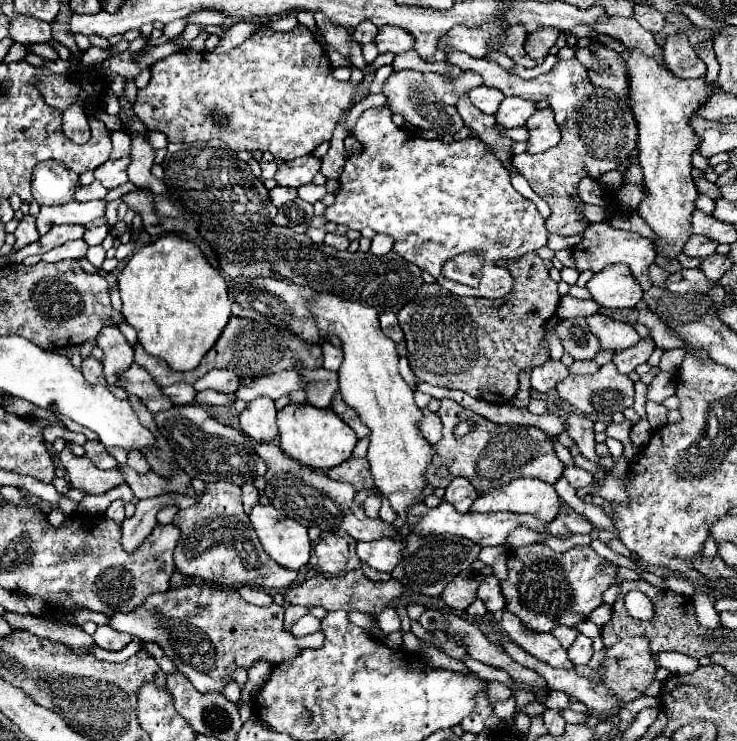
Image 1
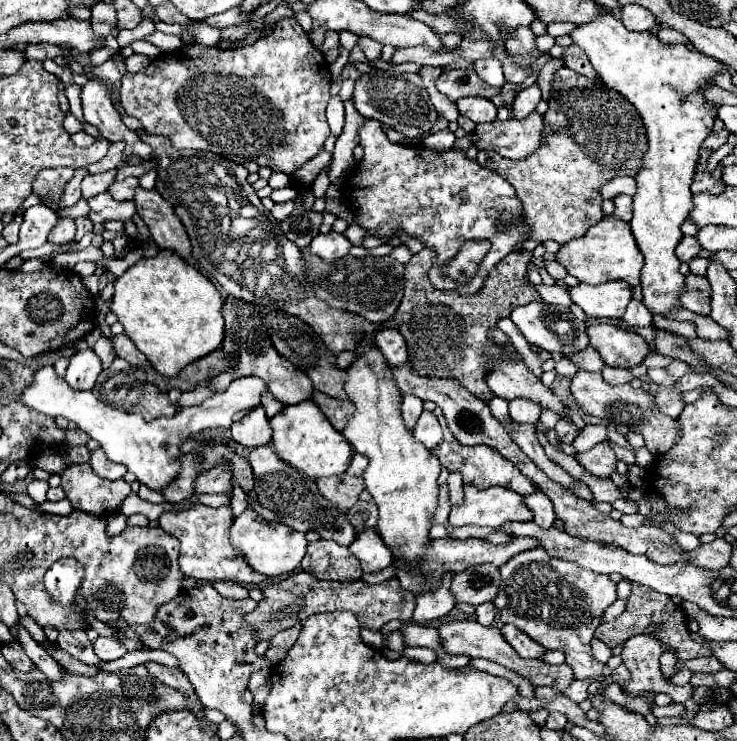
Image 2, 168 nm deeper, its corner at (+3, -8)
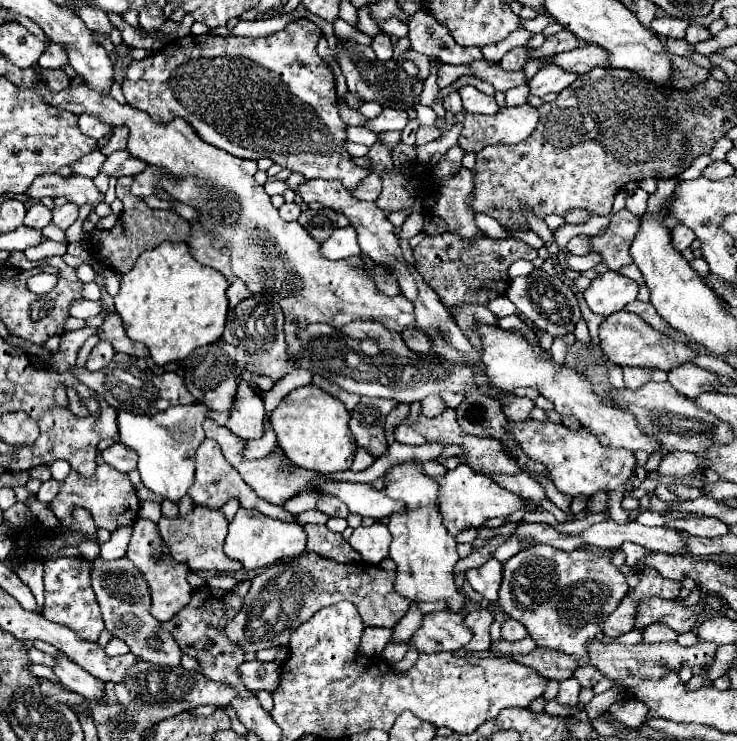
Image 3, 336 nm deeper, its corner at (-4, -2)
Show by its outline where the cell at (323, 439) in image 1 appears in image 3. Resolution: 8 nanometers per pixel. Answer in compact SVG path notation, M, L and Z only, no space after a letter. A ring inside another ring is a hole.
M312 383L290 391L270 413L270 425L276 433L276 441L290 463L324 475L346 471L352 465L356 443L348 431L348 419L350 413L344 403Z

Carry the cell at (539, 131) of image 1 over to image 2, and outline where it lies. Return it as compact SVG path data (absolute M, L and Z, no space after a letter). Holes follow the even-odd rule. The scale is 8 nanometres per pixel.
M531 113L525 119L507 119L481 123L475 129L475 145L479 149L493 149L507 159L523 159L541 147L543 117Z

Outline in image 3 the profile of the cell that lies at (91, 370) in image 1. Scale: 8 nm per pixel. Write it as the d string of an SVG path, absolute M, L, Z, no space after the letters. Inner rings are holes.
M100 341L100 343L96 343L96 347L90 353L88 363L86 363L86 369L88 371L98 371L98 369L106 367L112 361L112 357L114 357L112 345L108 341Z

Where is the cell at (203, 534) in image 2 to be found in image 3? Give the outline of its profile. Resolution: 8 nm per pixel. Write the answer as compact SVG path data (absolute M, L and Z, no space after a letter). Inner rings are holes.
M194 507L194 511L188 517L162 517L158 523L158 531L160 537L164 539L164 543L170 549L170 555L188 565L192 571L200 573L200 571L218 571L218 573L232 573L232 571L240 571L242 565L236 563L234 559L228 559L222 551L224 547L224 539L228 533L228 521L224 519L222 511L210 511L204 507Z

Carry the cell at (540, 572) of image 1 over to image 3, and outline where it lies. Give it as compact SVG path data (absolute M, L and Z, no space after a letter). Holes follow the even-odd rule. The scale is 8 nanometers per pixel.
M540 543L540 545L532 545L526 551L516 553L512 559L504 563L504 579L500 585L498 603L504 609L504 613L508 613L508 617L520 621L526 627L528 635L538 647L558 649L562 653L574 655L578 663L586 665L588 663L588 651L586 651L588 639L596 637L602 631L604 619L622 601L626 591L628 591L626 577L616 565L612 565L610 555L592 555L590 551L584 551L584 549L576 549L568 553L568 551L554 549L550 545Z

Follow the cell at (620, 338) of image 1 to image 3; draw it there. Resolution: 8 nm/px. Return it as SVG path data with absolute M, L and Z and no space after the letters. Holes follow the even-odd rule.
M628 311L614 313L602 321L600 347L602 347L602 353L614 365L620 365L620 367L630 365L630 367L652 367L652 369L670 371L672 367L678 367L680 363L692 363L696 357L696 351L692 351L686 343L680 343L672 339L670 335L656 331L642 317Z

